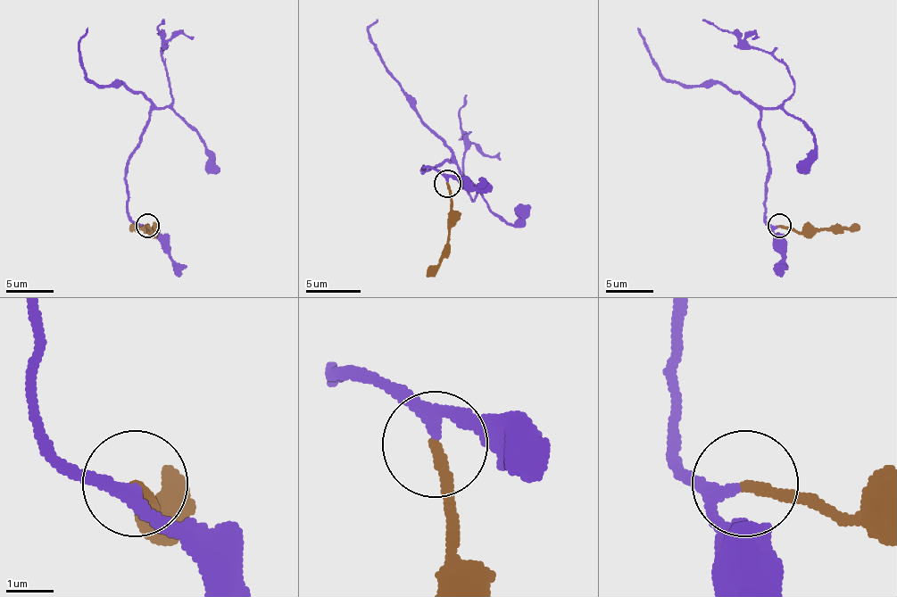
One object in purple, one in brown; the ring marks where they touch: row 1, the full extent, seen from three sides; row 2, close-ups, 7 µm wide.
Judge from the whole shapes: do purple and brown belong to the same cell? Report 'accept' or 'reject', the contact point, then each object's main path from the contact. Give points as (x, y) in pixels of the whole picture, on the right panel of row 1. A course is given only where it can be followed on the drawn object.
accept; place (779, 226); course purple (777, 225), (768, 222), (766, 213), (768, 163), (760, 111), (720, 84), (685, 86), (668, 81), (638, 27); course brown (780, 225), (799, 232), (855, 229), (859, 225)

